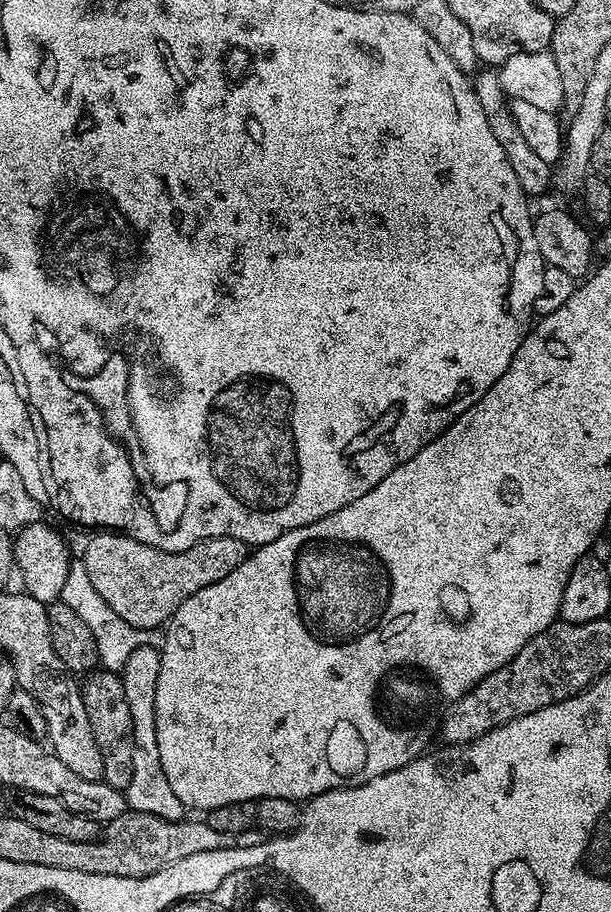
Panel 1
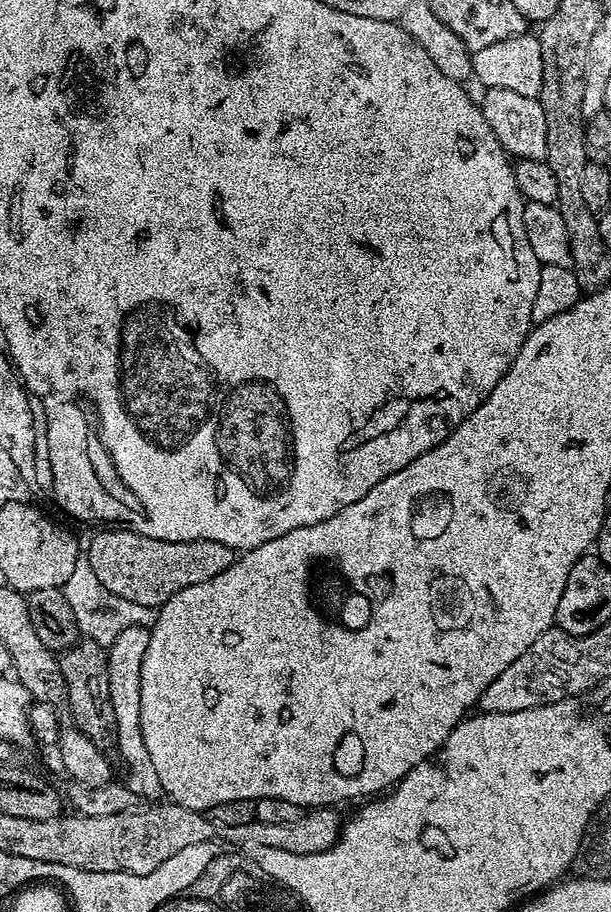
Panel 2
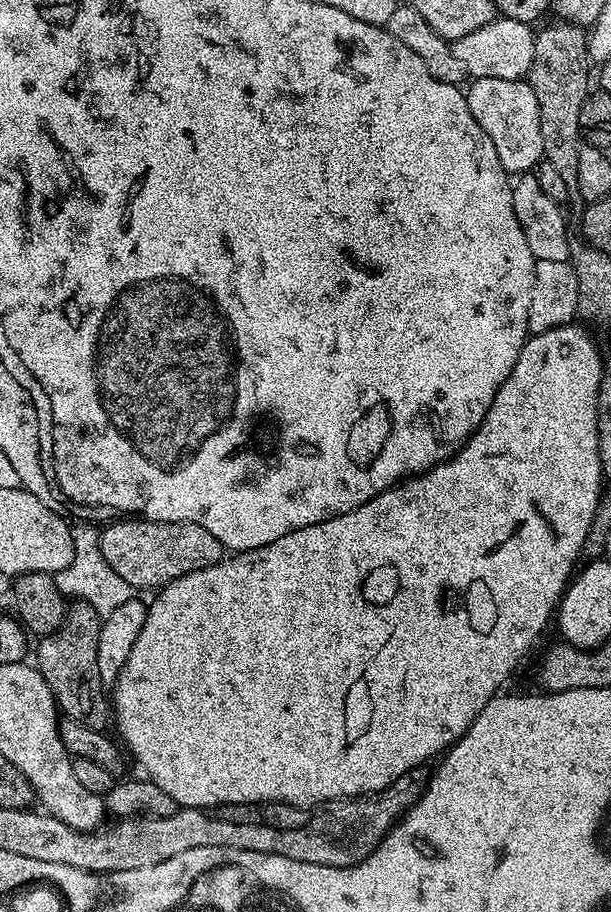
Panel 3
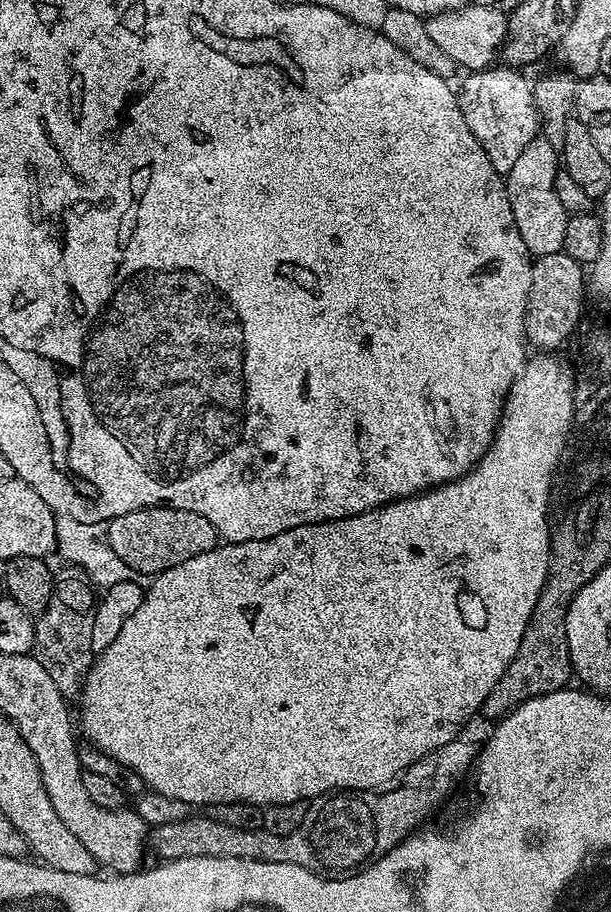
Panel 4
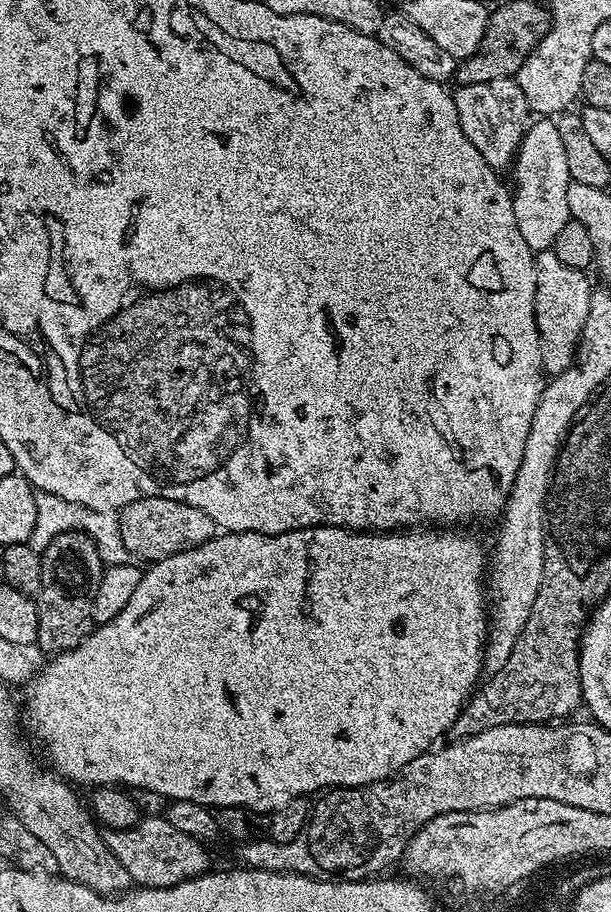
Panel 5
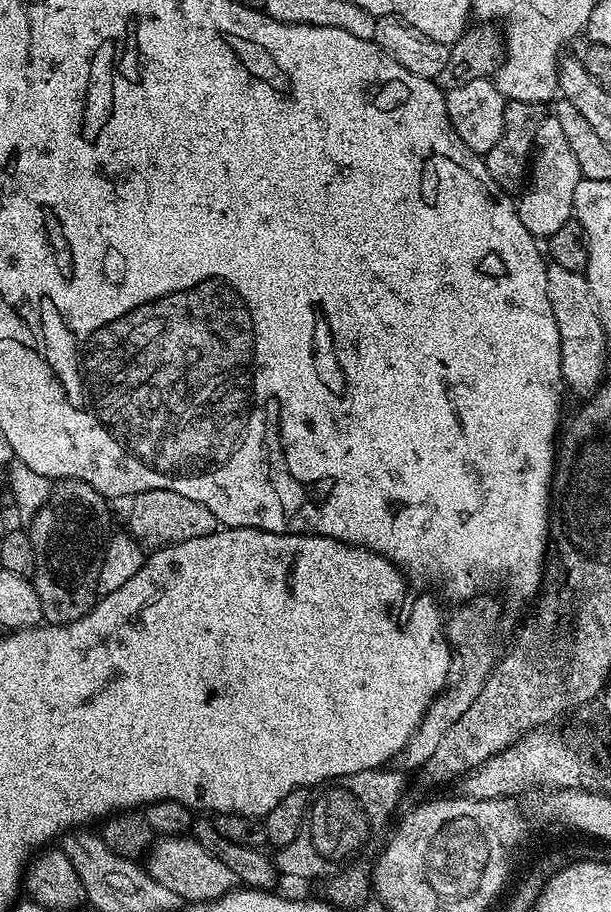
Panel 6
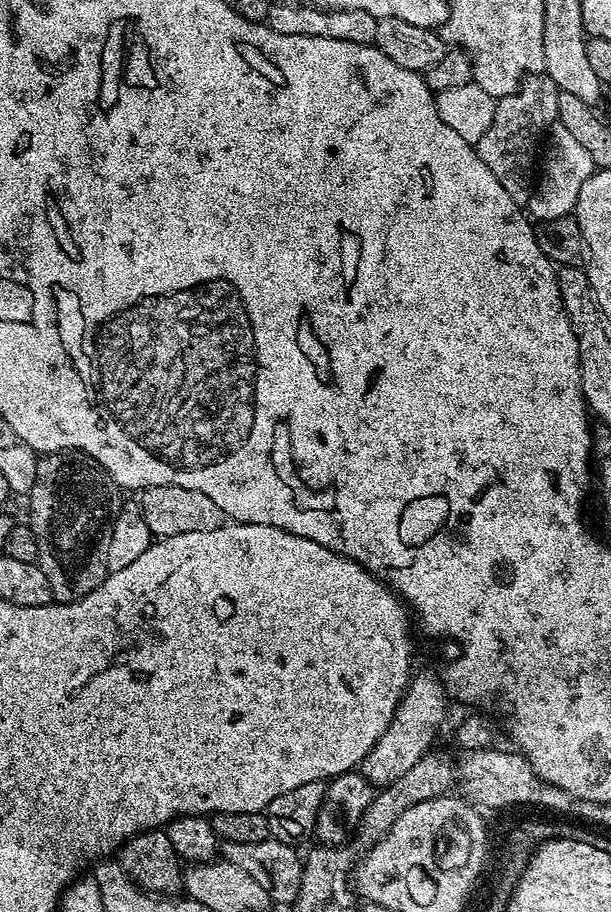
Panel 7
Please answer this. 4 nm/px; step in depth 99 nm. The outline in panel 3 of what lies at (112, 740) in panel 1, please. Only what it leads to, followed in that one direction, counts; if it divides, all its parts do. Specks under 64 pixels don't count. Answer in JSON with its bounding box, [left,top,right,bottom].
[34,602,110,730]

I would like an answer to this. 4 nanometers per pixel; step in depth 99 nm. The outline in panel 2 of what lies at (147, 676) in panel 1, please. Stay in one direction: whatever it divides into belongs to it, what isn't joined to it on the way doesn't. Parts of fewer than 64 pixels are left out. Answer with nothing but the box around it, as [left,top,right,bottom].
[107,625,162,802]

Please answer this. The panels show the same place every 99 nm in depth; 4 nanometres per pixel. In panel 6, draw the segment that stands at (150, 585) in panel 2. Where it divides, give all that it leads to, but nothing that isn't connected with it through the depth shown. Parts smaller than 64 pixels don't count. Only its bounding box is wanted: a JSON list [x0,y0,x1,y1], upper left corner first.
[114,490,218,550]

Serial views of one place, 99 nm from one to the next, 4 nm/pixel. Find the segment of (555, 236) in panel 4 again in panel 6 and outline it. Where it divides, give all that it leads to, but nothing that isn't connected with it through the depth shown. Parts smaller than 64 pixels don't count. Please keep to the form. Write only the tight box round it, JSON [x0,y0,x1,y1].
[516,114,580,238]

